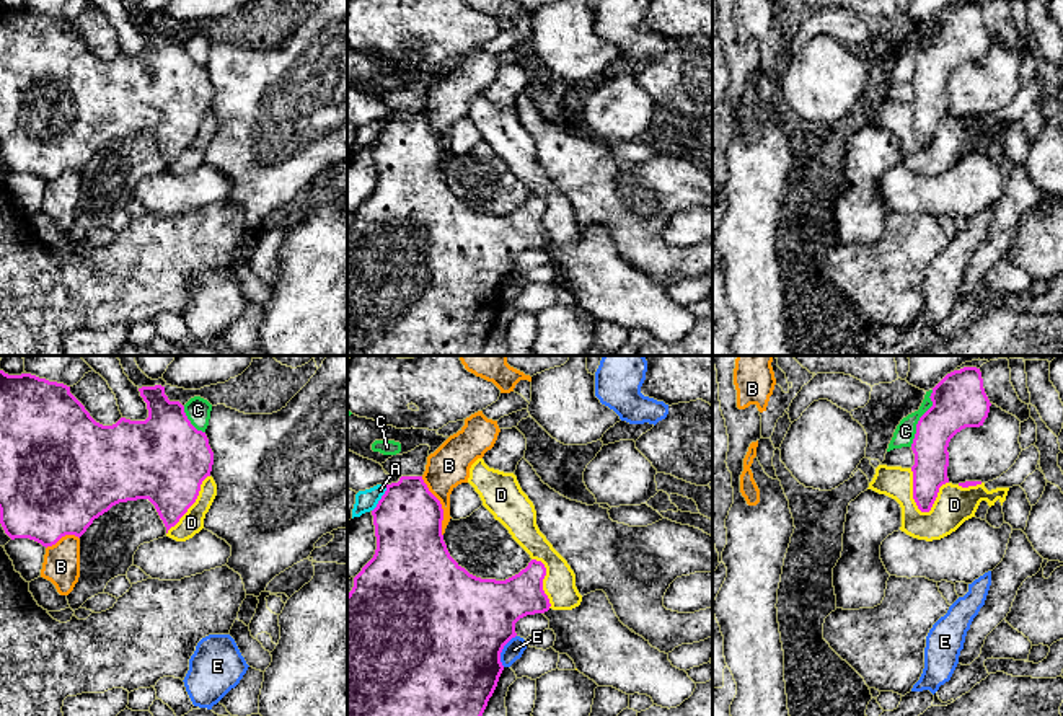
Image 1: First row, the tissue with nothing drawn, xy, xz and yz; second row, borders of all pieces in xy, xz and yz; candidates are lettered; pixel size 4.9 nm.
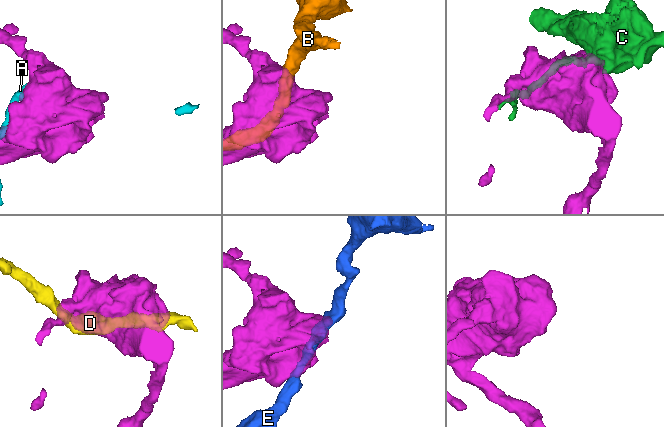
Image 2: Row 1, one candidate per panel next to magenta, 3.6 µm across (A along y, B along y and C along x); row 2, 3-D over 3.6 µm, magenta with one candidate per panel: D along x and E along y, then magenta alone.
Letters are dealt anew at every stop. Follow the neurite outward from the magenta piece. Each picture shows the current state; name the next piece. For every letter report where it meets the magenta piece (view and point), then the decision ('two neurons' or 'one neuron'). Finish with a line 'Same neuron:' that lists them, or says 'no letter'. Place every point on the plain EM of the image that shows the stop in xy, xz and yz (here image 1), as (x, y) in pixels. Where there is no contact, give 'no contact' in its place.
A: meets magenta in xz at (380, 134); two neurons
B: meets magenta in xz at (441, 141); two neurons
C: meets magenta in yz at (920, 53); two neurons
D: meets magenta in yz at (913, 128); two neurons
E: meets magenta in xz at (501, 286); two neurons
Same neuron: no letter

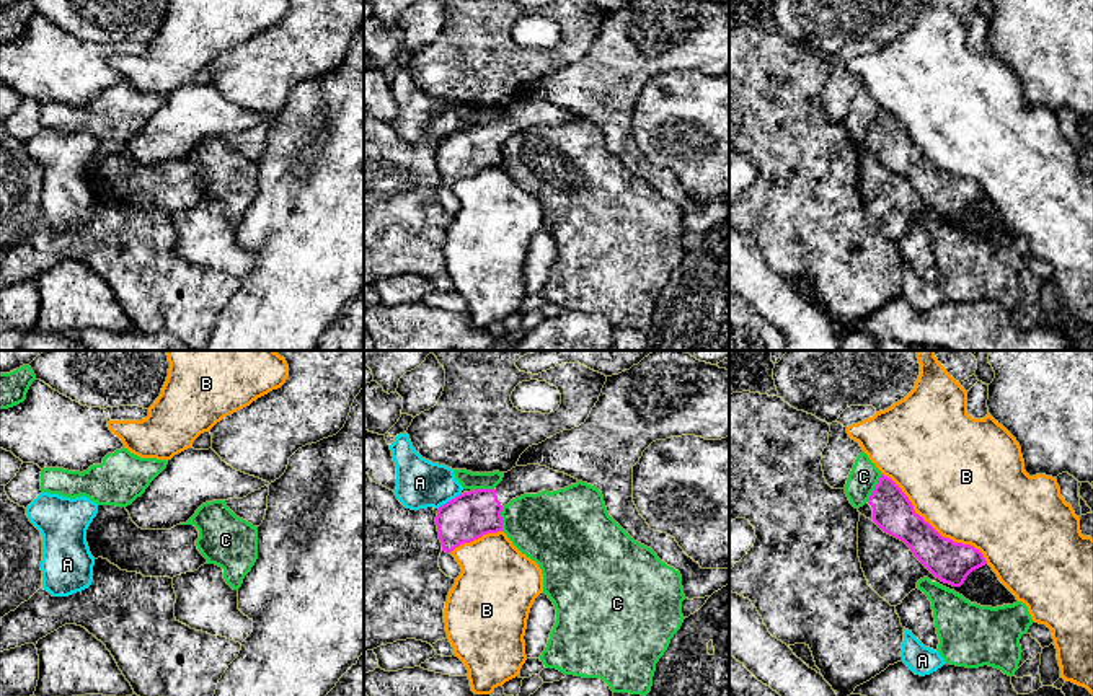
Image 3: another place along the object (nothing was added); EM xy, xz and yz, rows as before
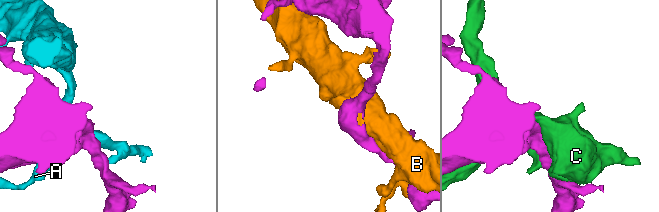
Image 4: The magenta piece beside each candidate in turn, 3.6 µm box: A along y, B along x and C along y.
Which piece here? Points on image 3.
A: meets magenta in xz at (449, 136); two neurons
B: meets magenta in yz at (932, 162); two neurons
C: meets magenta in yz at (875, 123); two neurons
Same neuron: no letter

